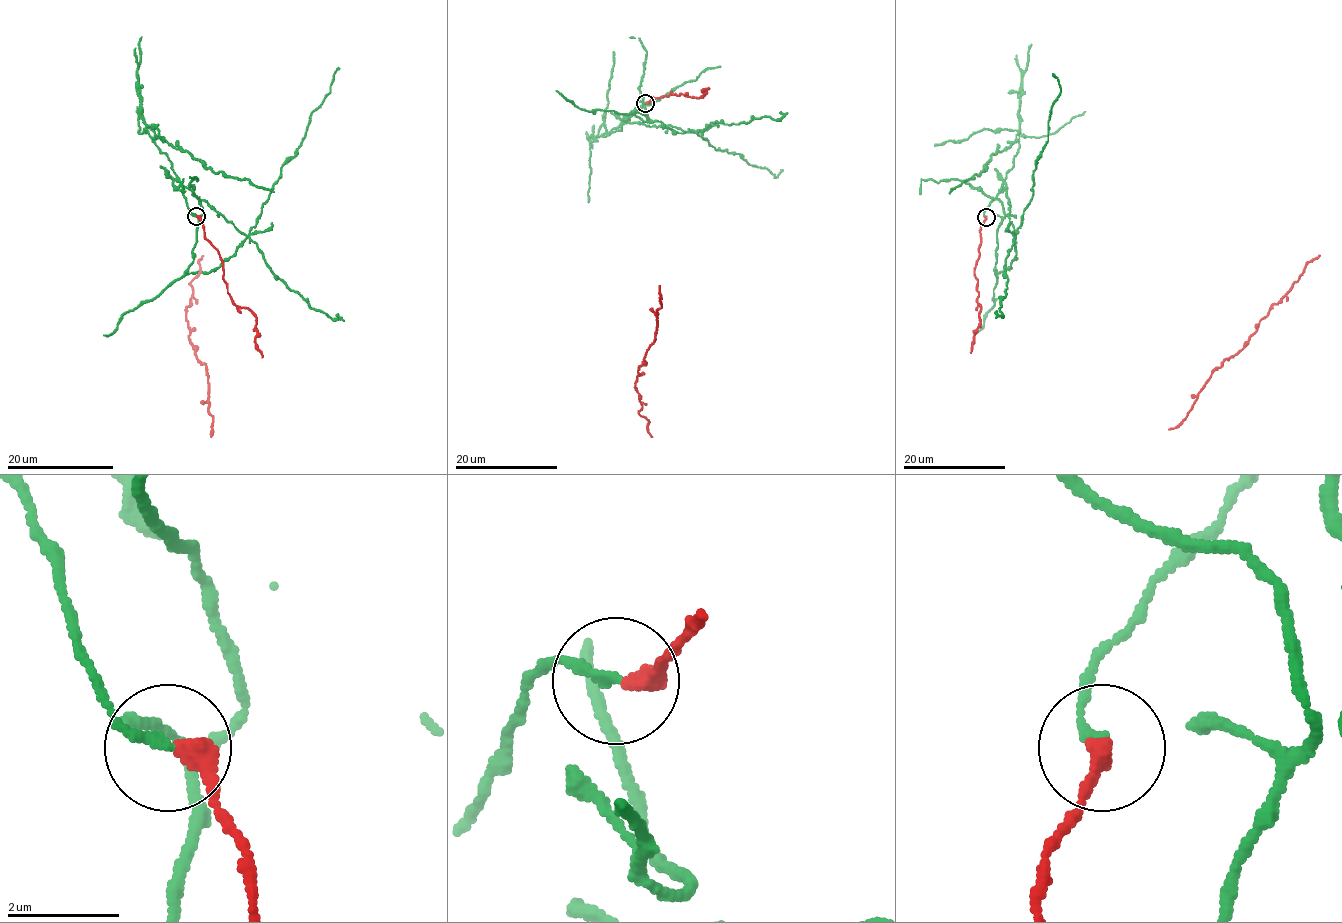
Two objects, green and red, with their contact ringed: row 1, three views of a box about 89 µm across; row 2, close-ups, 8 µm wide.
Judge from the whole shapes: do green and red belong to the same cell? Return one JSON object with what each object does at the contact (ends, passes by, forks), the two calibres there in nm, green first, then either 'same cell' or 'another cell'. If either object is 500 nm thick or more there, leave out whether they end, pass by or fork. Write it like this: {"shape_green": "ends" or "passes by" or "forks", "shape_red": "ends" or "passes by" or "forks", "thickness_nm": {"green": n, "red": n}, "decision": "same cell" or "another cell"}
{"shape_green": "ends", "shape_red": "ends", "thickness_nm": {"green": 180, "red": 360}, "decision": "another cell"}

